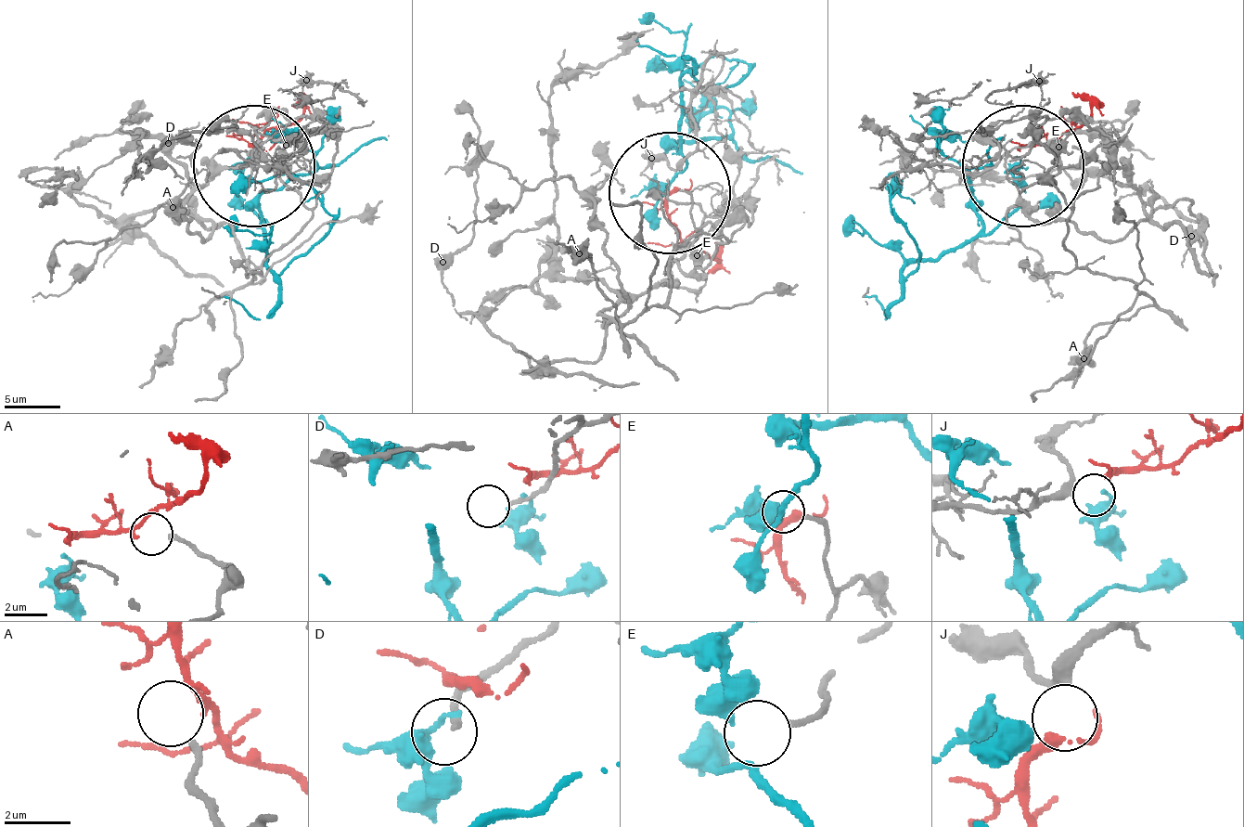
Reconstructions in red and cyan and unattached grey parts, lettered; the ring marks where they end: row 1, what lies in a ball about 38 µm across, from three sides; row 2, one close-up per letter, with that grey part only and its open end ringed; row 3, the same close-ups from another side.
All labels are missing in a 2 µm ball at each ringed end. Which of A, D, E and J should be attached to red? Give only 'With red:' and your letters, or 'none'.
With red: J

